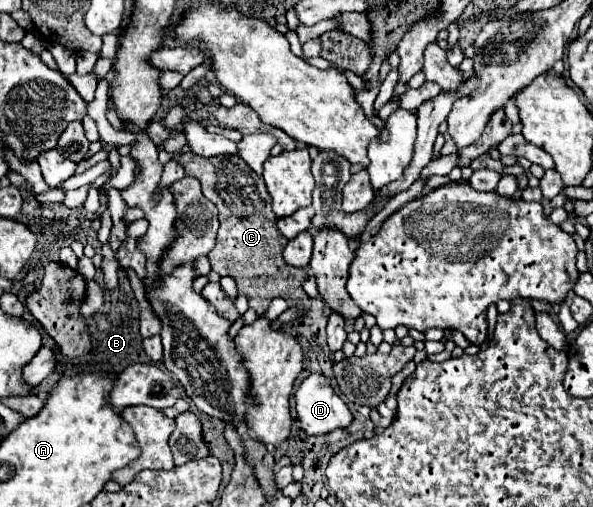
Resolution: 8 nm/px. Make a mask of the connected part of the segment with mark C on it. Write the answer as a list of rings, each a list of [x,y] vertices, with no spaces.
[[[183,152],[173,156],[185,168],[187,176],[195,176],[201,182],[203,196],[211,200],[219,210],[219,236],[215,248],[209,252],[211,270],[219,276],[231,276],[237,282],[237,294],[247,296],[249,308],[263,316],[273,298],[287,300],[289,308],[303,308],[303,316],[311,308],[311,298],[303,290],[303,282],[309,278],[305,268],[289,266],[283,260],[283,248],[287,238],[277,228],[277,216],[273,216],[269,204],[271,196],[265,182],[255,174],[241,156],[213,156],[201,158],[193,152]]]

